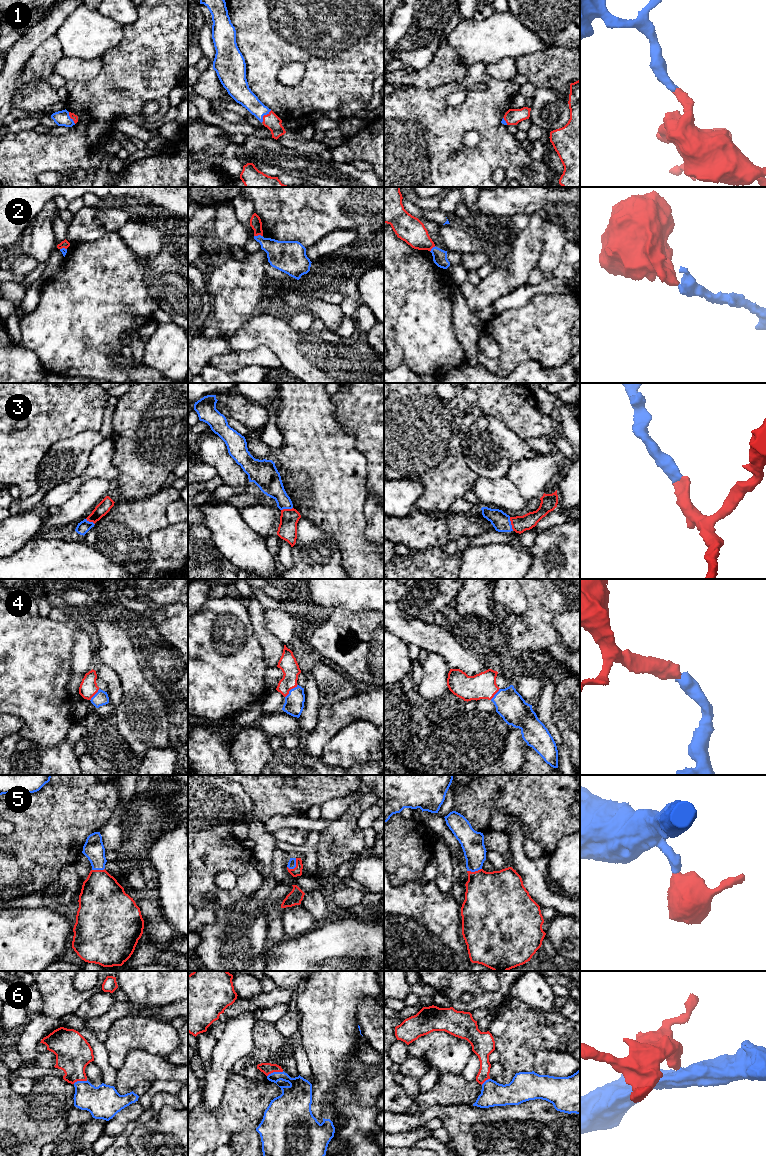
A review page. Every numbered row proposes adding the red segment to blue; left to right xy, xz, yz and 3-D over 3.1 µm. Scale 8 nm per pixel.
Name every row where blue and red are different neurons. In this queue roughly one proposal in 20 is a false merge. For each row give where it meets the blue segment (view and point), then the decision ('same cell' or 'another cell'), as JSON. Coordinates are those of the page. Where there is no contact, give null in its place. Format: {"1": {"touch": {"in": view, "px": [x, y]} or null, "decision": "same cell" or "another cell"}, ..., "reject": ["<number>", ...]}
{"1": {"touch": {"in": "xz", "px": [264, 114]}, "decision": "same cell"}, "2": {"touch": {"in": "xz", "px": [258, 235]}, "decision": "another cell"}, "3": {"touch": {"in": "yz", "px": [510, 524]}, "decision": "same cell"}, "4": {"touch": {"in": "xz", "px": [290, 690]}, "decision": "same cell"}, "5": {"touch": {"in": "xz", "px": [295, 865]}, "decision": "same cell"}, "6": {"touch": {"in": "xz", "px": [275, 1072]}, "decision": "same cell"}, "reject": ["2"]}

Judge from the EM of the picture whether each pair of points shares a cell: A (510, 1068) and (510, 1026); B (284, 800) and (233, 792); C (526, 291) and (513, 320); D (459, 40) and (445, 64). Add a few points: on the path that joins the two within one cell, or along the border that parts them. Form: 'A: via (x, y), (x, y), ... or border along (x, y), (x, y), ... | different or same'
A: via (510, 1058), (510, 1036) | same
B: border along (240, 785), (252, 801), (253, 816) | different
C: border along (539, 294), (497, 315) | different
D: border along (443, 39), (453, 47), (457, 54) | different

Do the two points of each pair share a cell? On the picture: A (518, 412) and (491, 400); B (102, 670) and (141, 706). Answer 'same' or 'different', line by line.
A: same
B: different

